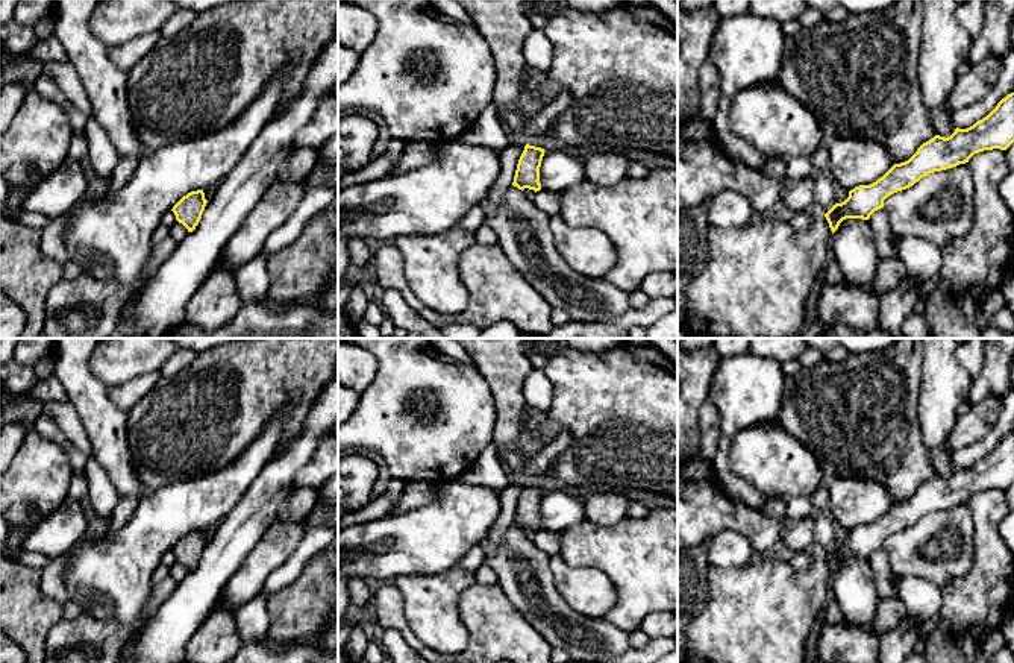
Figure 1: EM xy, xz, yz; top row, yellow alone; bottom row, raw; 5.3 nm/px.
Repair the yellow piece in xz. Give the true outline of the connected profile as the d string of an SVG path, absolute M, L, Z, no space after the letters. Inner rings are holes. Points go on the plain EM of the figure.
M626 344L602 353L567 349L550 358L543 372L553 387L550 410L537 416L534 429L543 440L553 441L559 432L571 435L570 445L555 458L550 467L534 476L518 499L512 525L518 529L541 529L540 507L547 489L590 484L617 485L668 495L678 501L678 364L658 347Z

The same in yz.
M1014 432L1002 438L982 460L967 469L955 469L944 478L935 475L923 482L905 502L894 504L870 525L849 531L849 537L835 543L826 554L815 554L803 570L794 570L790 561L767 555L755 557L741 567L720 569L708 564L708 601L685 628L688 663L805 663L805 645L812 625L822 619L826 607L828 584L846 558L868 560L884 548L884 540L912 526L934 511L947 510L979 492L1006 490L1014 482Z

